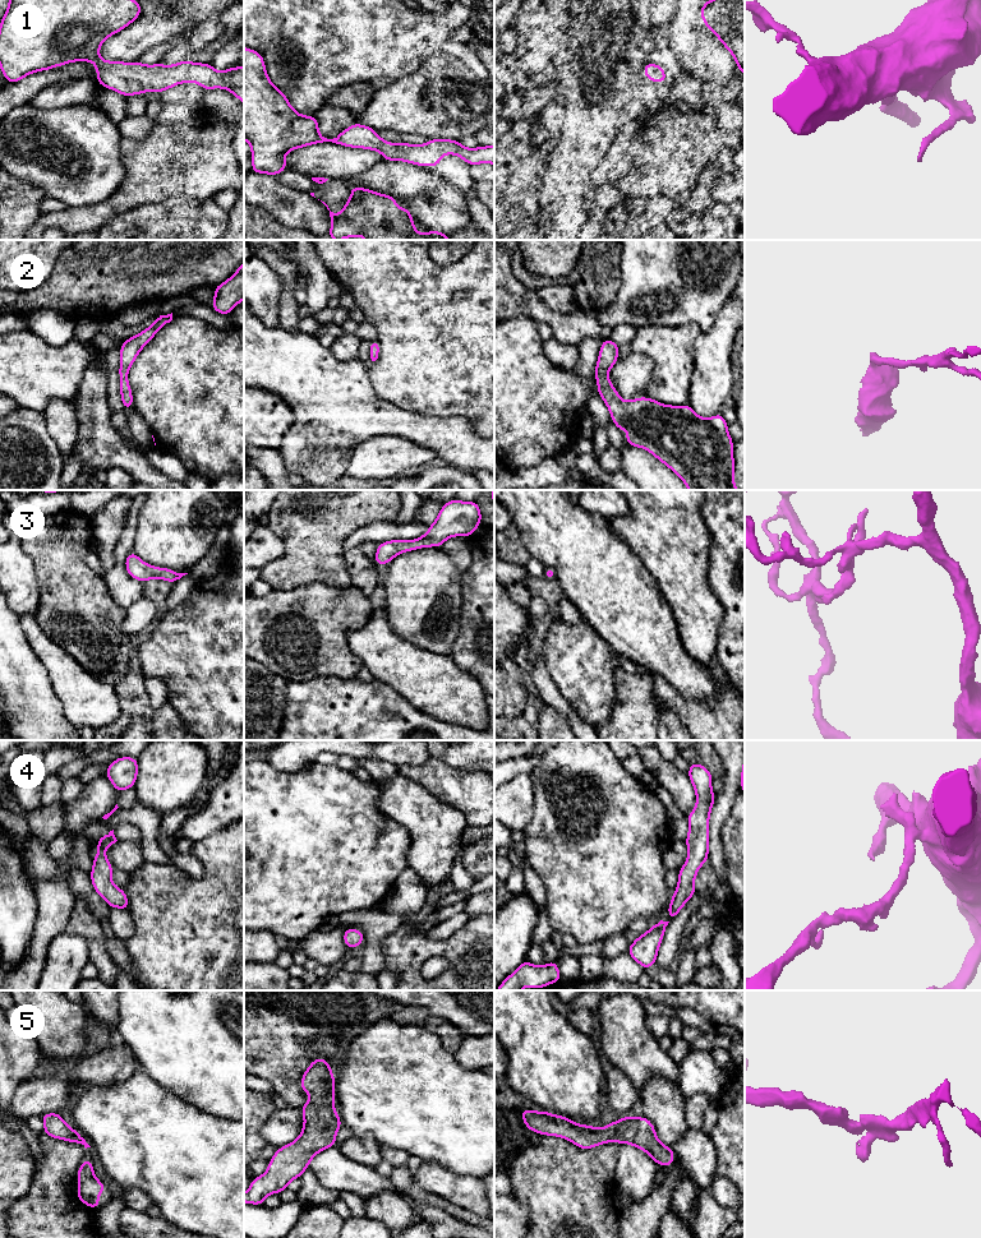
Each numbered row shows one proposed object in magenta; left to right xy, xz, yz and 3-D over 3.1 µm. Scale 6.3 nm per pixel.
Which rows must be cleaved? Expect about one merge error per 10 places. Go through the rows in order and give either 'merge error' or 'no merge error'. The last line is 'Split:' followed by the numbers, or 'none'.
1: no merge error
2: no merge error
3: no merge error
4: no merge error
5: no merge error
Split: none

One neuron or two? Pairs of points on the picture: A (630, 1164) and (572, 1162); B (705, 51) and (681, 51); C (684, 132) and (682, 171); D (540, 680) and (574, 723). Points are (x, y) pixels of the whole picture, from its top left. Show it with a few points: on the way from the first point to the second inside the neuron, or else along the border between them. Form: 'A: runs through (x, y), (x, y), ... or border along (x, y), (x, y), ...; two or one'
A: border along (620, 1144), (615, 1187); two
B: border along (701, 32), (694, 61), (689, 70); two
C: runs through (682, 142), (682, 161); one
D: runs through (548, 691), (567, 712); one

